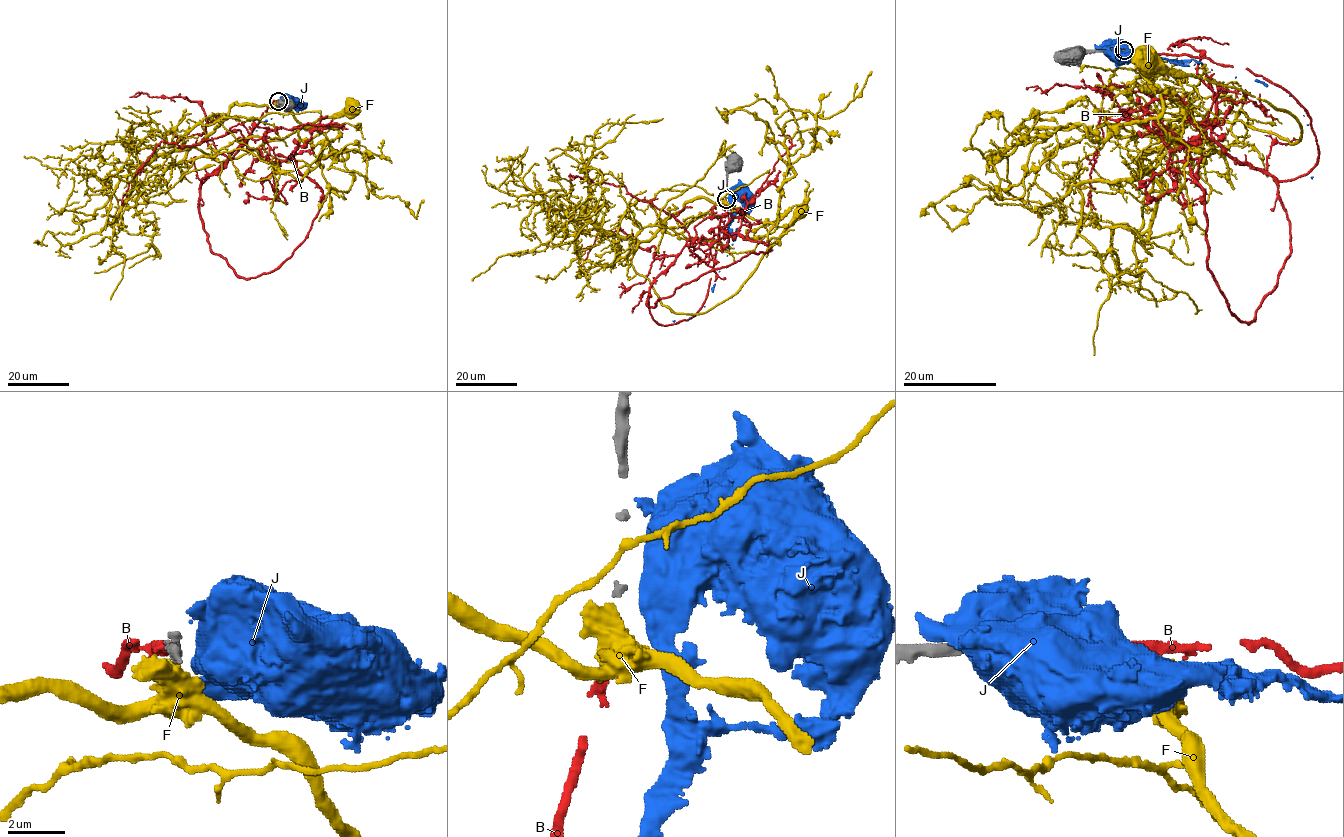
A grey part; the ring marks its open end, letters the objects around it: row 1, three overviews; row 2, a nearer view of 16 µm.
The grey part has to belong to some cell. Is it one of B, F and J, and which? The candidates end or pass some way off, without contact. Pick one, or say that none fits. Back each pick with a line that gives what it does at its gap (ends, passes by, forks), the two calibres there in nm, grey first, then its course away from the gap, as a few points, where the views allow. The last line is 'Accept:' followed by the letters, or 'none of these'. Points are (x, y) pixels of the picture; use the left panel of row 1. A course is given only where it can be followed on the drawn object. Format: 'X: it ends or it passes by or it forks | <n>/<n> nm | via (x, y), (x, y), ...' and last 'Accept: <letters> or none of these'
B: it ends | 180/280 nm | via (278, 101), (200, 187), (210, 250), (254, 278), (304, 240), (322, 190), (299, 173), (274, 199), (244, 201)
Accept: B

